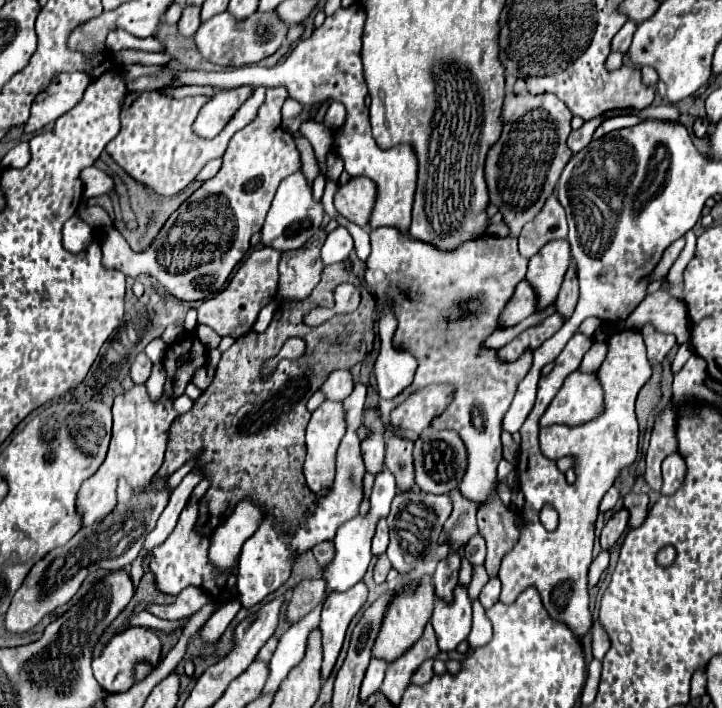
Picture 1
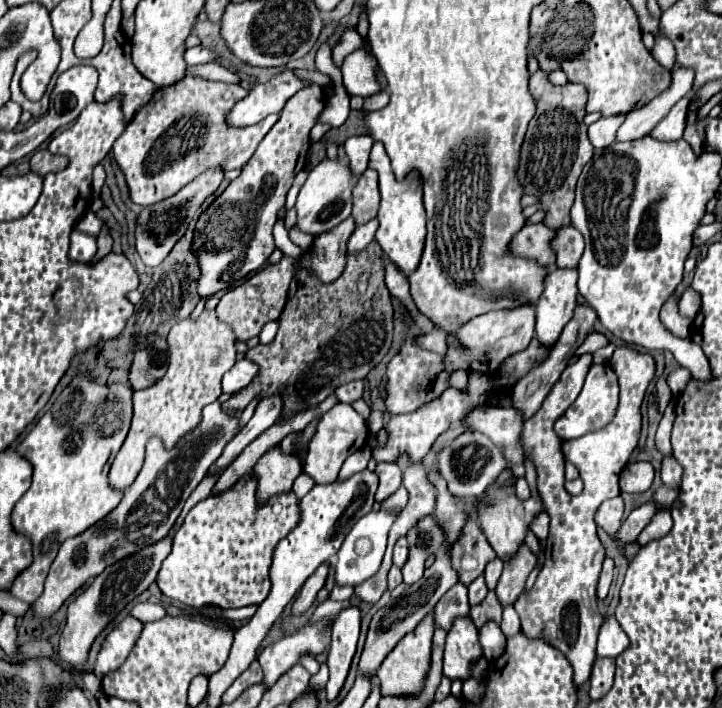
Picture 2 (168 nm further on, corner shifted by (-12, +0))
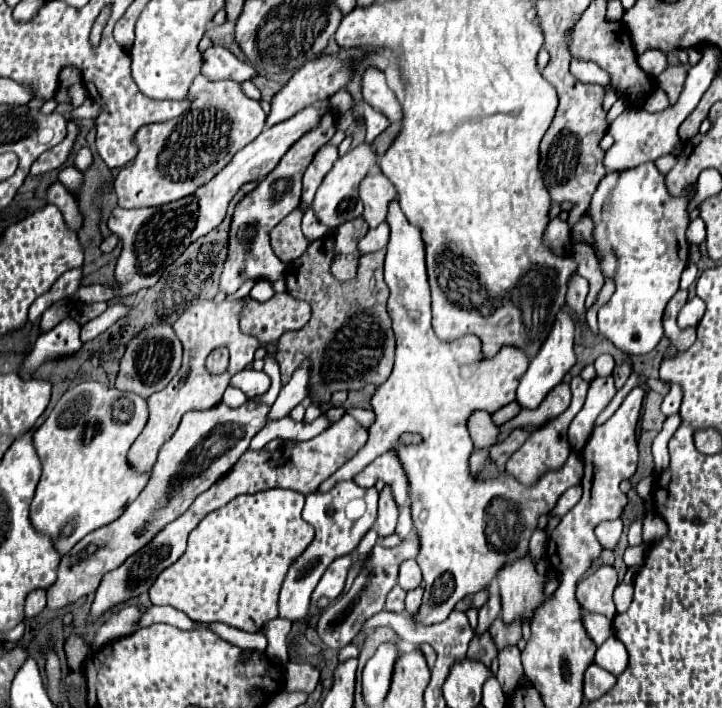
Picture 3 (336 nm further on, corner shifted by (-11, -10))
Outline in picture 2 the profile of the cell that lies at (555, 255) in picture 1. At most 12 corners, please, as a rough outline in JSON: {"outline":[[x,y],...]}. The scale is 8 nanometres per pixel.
{"outline":[[576,271],[546,277],[536,339],[552,349],[576,307]]}

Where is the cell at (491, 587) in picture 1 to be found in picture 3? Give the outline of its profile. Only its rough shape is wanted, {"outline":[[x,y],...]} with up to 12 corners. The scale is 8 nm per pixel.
{"outline":[[517,645],[499,651],[497,681],[503,691],[523,675]]}

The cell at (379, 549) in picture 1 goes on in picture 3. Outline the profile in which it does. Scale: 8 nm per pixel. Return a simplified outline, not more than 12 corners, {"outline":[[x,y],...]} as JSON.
{"outline":[[415,559],[399,567],[399,585],[409,591],[421,583],[421,569]]}

